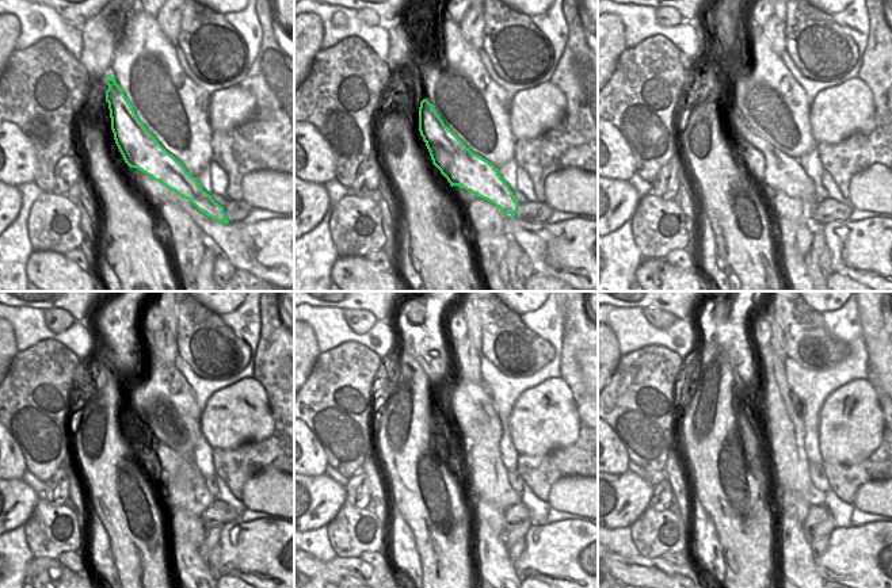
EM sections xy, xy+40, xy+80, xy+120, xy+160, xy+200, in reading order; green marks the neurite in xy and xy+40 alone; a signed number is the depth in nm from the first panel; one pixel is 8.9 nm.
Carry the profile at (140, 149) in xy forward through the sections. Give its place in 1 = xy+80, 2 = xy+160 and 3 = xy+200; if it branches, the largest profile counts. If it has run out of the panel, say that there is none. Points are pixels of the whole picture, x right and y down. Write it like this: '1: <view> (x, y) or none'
1: xy+80 (774, 170)
2: xy+160 (475, 477)
3: xy+200 (781, 476)

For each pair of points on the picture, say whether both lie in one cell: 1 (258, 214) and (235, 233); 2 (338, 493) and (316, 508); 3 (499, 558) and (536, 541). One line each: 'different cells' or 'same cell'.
1: different cells
2: same cell
3: different cells

